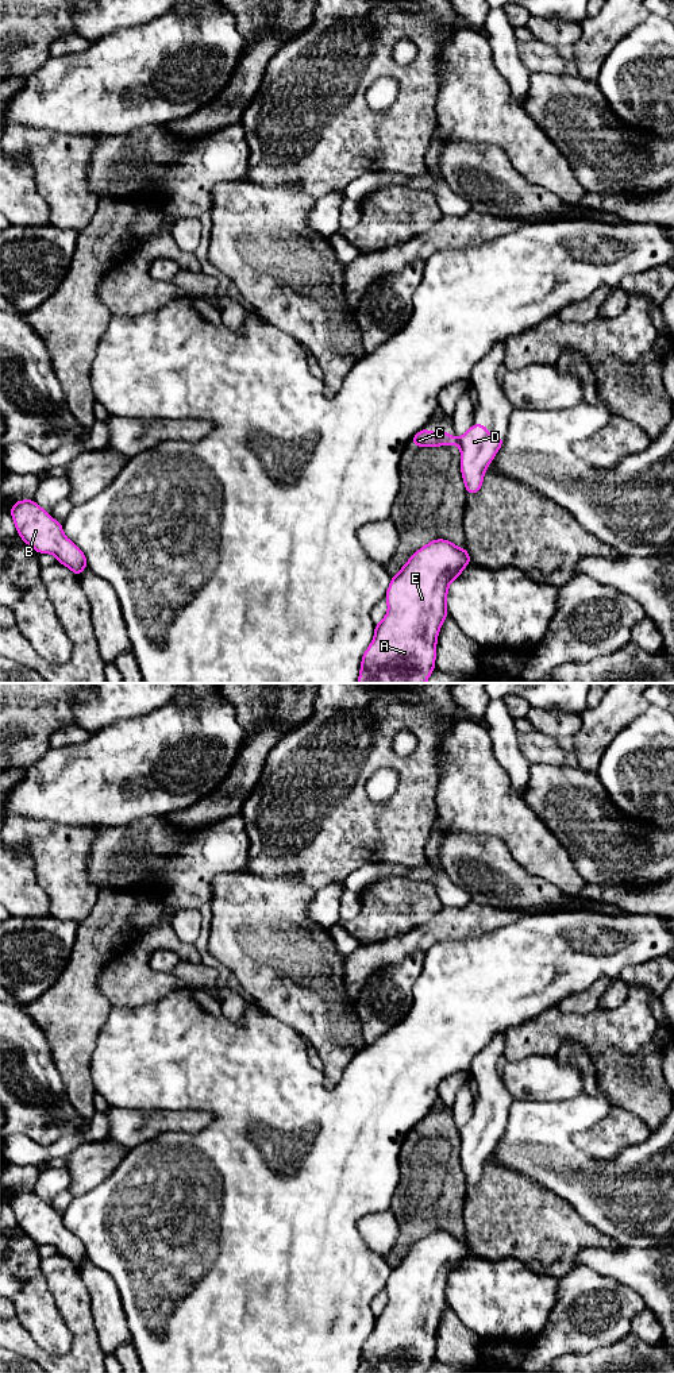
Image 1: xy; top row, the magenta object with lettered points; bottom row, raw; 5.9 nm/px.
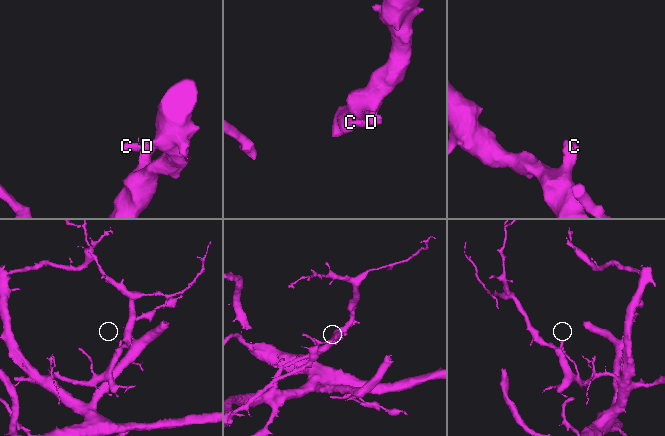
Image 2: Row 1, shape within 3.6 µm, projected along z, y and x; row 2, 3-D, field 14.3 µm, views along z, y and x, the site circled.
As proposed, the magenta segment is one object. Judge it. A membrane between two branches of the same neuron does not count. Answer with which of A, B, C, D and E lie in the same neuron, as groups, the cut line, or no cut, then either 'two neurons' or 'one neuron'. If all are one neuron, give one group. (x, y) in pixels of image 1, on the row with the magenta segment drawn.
A B D E / C; cut in xy along (458, 438), (459, 447); two neurons

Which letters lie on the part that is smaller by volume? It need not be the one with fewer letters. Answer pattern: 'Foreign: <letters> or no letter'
Foreign: C

